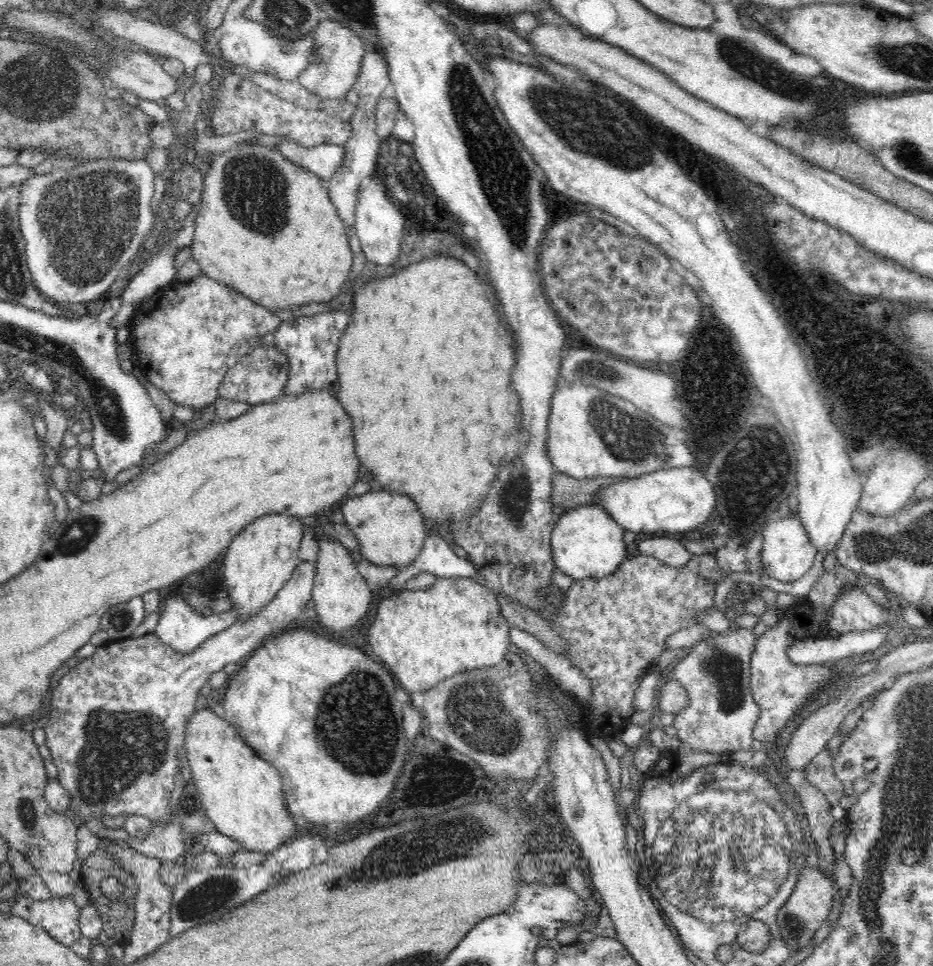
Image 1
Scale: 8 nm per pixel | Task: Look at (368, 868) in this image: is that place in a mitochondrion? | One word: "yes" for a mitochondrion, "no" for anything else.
yes

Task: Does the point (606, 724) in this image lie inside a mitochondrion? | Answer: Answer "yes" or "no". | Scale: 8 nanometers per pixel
no

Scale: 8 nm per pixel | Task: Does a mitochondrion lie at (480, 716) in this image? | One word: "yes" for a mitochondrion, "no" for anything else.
yes

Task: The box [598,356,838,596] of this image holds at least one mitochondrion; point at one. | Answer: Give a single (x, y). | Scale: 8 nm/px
(756, 486)

